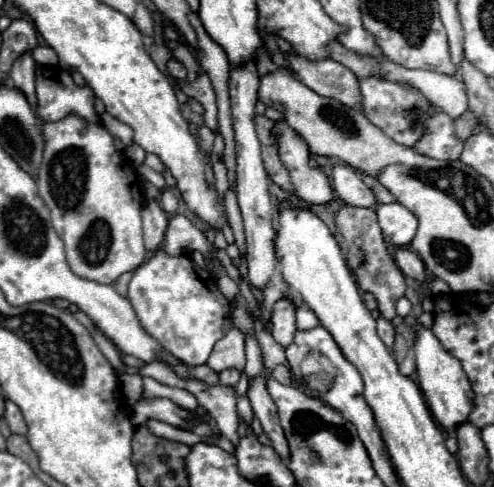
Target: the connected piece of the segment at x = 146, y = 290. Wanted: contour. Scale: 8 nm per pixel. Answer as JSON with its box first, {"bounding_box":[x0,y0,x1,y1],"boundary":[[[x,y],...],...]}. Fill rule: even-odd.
{"bounding_box":[128,248,230,366],"boundary":[[[158,248],[152,258],[134,270],[128,286],[128,300],[134,306],[140,322],[150,336],[156,336],[164,348],[188,366],[202,366],[208,362],[214,344],[228,334],[230,304],[218,290],[216,282],[196,266],[190,256],[170,256]]]}

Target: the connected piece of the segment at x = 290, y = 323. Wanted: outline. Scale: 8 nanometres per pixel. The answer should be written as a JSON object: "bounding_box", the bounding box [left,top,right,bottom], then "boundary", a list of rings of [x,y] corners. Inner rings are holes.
{"bounding_box":[270,298,296,348],"boundary":[[[282,298],[276,302],[272,318],[270,318],[270,332],[272,332],[272,338],[282,348],[288,348],[294,340],[294,334],[296,334],[294,314],[296,314],[296,306],[292,304],[292,300]]]}

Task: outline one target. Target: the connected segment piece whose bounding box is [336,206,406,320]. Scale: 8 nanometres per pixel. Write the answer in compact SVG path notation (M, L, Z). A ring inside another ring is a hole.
M342 206L336 214L336 226L338 232L342 234L342 250L348 260L348 266L364 292L372 292L378 300L378 310L386 320L392 320L396 316L394 302L404 296L406 284L404 284L404 274L400 268L394 264L392 254L388 250L388 244L382 236L382 230L376 220L376 212L372 208L352 208L352 206Z

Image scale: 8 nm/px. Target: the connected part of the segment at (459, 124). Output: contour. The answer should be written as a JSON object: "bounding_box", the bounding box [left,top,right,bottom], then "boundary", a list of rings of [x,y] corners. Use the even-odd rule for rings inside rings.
{"bounding_box":[456,110,478,142],"boundary":[[[466,110],[460,118],[456,118],[456,138],[462,142],[468,140],[472,136],[476,124],[478,124],[478,118],[470,110]]]}

